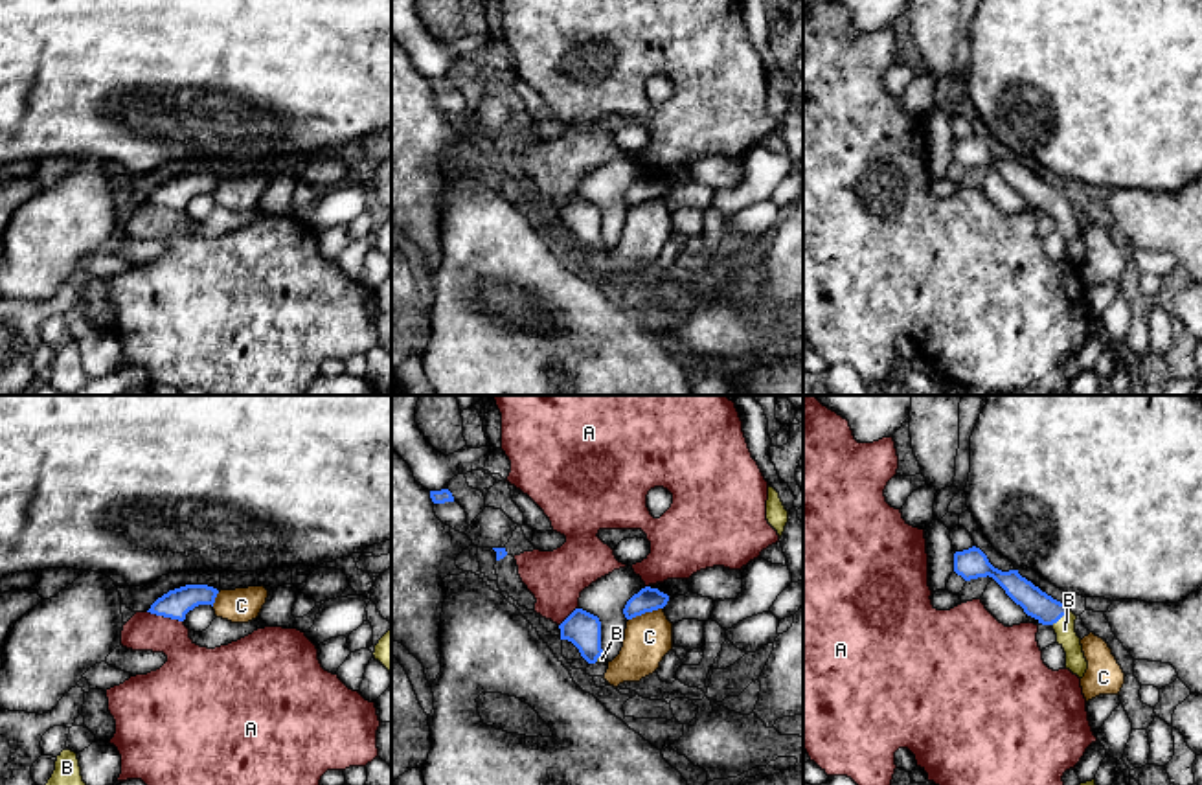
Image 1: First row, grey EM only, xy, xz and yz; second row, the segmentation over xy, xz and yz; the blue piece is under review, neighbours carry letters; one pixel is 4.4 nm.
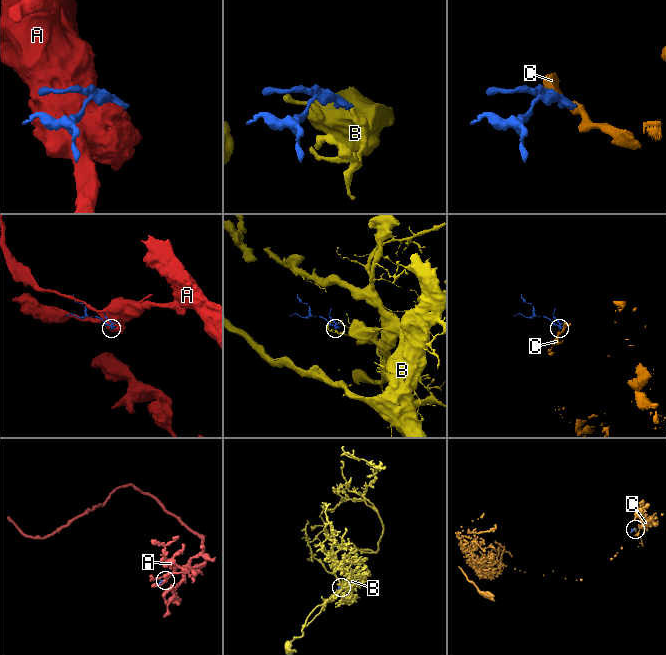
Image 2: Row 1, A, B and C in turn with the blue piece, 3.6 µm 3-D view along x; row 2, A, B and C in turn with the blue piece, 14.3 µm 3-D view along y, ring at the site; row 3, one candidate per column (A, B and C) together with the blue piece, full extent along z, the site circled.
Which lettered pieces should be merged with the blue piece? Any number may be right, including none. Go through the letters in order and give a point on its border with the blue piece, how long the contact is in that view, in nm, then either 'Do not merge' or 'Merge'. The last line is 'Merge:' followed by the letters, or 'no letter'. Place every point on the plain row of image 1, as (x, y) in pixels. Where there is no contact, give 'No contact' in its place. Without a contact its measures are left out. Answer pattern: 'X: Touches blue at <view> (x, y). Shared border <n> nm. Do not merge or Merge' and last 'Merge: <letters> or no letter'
A: Touches blue at xy (166, 204). Shared border 170 nm. Do not merge
B: Touches blue at yz (1061, 204). Shared border 110 nm. Merge
C: Touches blue at xz (646, 199). Shared border 160 nm. Do not merge
Merge: B

